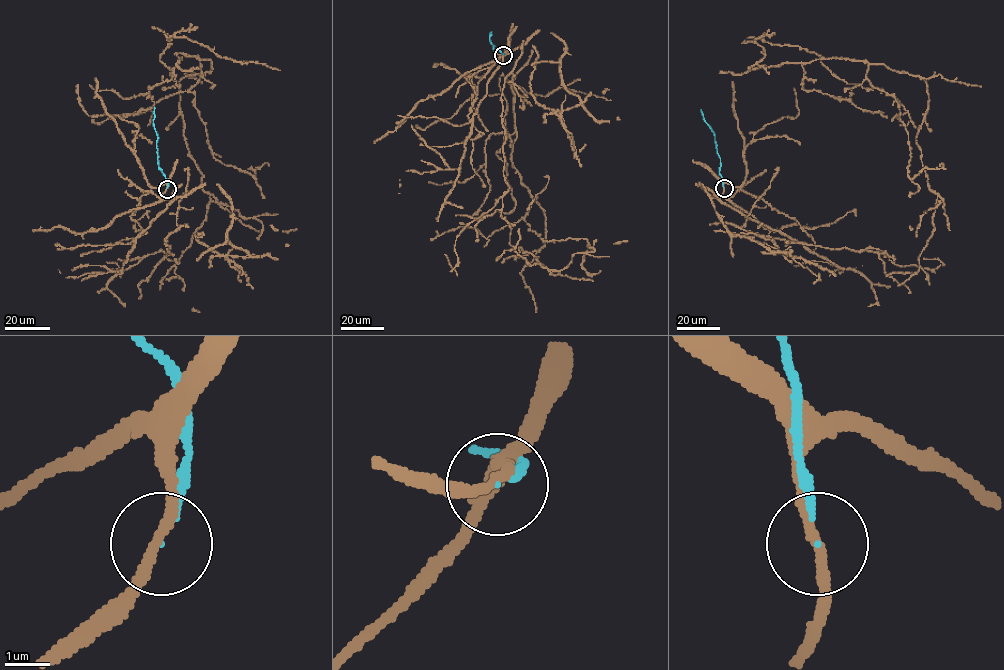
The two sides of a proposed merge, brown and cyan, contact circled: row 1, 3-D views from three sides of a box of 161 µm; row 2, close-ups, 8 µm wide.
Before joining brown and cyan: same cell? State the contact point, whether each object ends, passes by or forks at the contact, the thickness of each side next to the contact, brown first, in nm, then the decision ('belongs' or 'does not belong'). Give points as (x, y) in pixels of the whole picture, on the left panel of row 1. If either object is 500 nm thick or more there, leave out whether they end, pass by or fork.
place (167, 189); brown passes by; cyan ends; calibres 200 and 70 nm; does not belong

